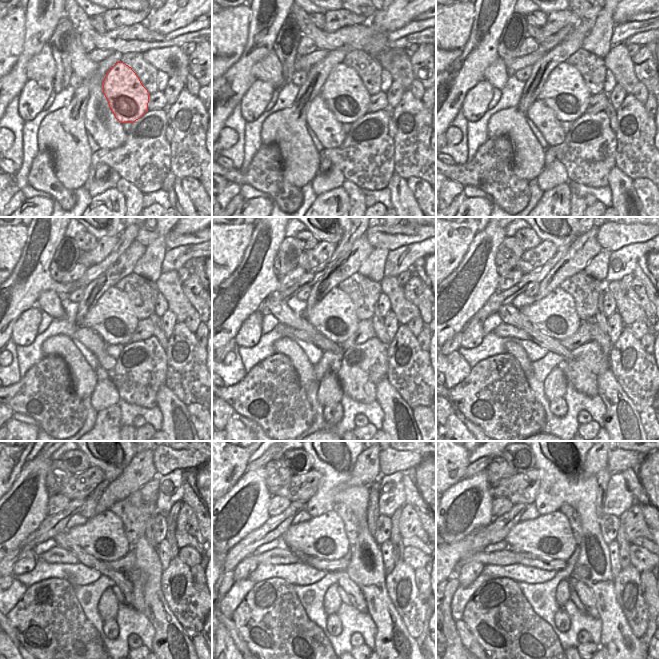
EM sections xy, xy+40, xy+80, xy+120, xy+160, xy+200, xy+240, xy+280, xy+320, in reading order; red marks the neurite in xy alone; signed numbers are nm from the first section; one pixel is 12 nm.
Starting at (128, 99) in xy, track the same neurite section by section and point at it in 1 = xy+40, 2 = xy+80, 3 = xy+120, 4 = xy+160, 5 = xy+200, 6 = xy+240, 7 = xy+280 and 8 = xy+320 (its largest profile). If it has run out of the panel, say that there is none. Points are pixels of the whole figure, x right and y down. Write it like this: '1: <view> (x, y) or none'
1: xy+40 (344, 92)
2: xy+80 (565, 91)
3: xy+120 (113, 318)
4: xy+160 (334, 316)
5: xy+200 (555, 315)
6: xy+240 (102, 536)
7: xy+280 (324, 536)
8: xy+320 (550, 536)

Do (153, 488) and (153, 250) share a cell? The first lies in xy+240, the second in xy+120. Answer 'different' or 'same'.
same

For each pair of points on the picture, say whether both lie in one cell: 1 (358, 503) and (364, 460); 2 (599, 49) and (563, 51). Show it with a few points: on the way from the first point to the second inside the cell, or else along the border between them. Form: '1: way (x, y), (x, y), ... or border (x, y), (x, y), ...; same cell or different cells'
1: border (368, 485), (351, 486), (339, 493); different cells
2: border (591, 26), (580, 47); different cells

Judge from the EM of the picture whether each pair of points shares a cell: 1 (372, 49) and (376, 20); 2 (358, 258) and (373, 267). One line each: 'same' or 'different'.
1: same
2: different

